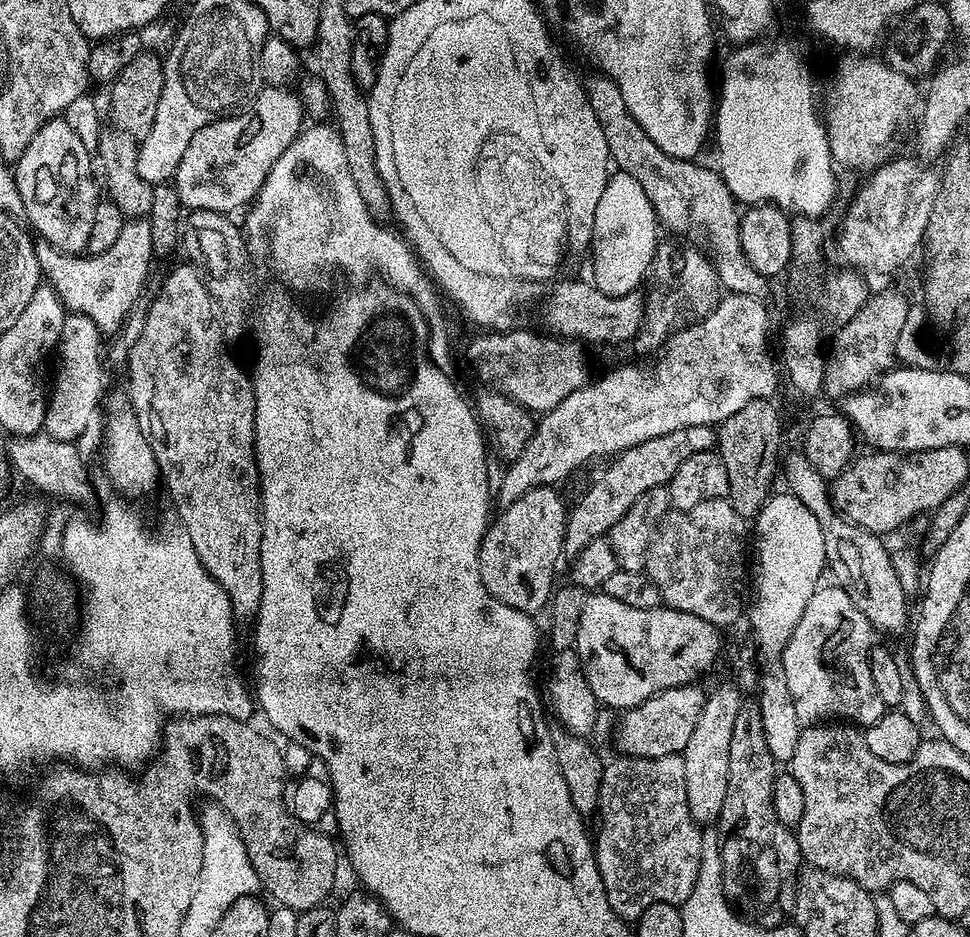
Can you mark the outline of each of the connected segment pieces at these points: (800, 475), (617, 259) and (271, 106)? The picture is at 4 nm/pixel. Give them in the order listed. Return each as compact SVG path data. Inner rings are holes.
M803 451L792 452L785 464L783 461L782 476L788 479L789 485L787 484L787 487L792 495L799 498L802 506L806 506L806 510L810 510L814 514L814 518L818 518L818 526L822 526L824 562L830 576L832 572L833 578L836 579L833 581L850 597L854 606L858 606L858 610L867 614L873 629L880 631L881 628L884 632L902 631L908 624L908 600L910 600L910 596L909 593L905 592L902 582L898 578L894 556L888 553L887 546L880 541L883 539L877 533L869 532L867 528L862 528L859 524L853 524L847 516L838 511L830 495L829 481L814 468Z
M617 171L609 175L606 190L602 190L602 199L598 202L598 210L594 210L594 234L590 245L590 280L598 290L602 290L602 294L625 296L637 291L640 283L645 283L654 255L652 224L654 215L650 198L642 186L626 172Z
M284 86L262 88L251 97L246 110L215 120L213 124L202 126L202 130L198 130L194 138L190 138L190 146L186 146L186 154L182 154L182 162L178 162L178 170L174 177L175 190L185 209L201 208L232 214L235 213L235 208L242 207L243 209L251 205L259 194L260 187L266 182L274 162L278 162L281 154L300 135L306 116L302 111L299 95L295 91L287 92Z

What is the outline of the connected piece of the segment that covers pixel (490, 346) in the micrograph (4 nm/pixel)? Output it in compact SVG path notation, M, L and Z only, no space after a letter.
M518 329L480 334L484 336L474 339L468 348L479 376L490 382L491 387L518 401L528 411L543 414L590 382L592 374L586 366L581 343L553 336L544 338Z

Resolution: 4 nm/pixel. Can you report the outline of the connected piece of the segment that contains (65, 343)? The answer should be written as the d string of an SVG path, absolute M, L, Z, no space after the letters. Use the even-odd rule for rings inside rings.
M68 312L62 322L62 334L58 345L60 369L56 372L56 381L51 381L48 392L48 405L43 431L55 440L75 441L92 424L96 416L96 403L104 392L104 368L102 348L100 352L100 327L86 314ZM100 360L101 364L100 365ZM104 367L104 368L103 368Z

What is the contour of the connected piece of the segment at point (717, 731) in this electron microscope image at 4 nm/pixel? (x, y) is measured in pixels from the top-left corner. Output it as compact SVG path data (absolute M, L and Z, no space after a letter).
M728 682L711 690L705 697L697 725L680 754L685 767L686 798L690 814L699 824L713 823L720 815L726 797L728 757L735 717L742 701L742 693L735 683Z

